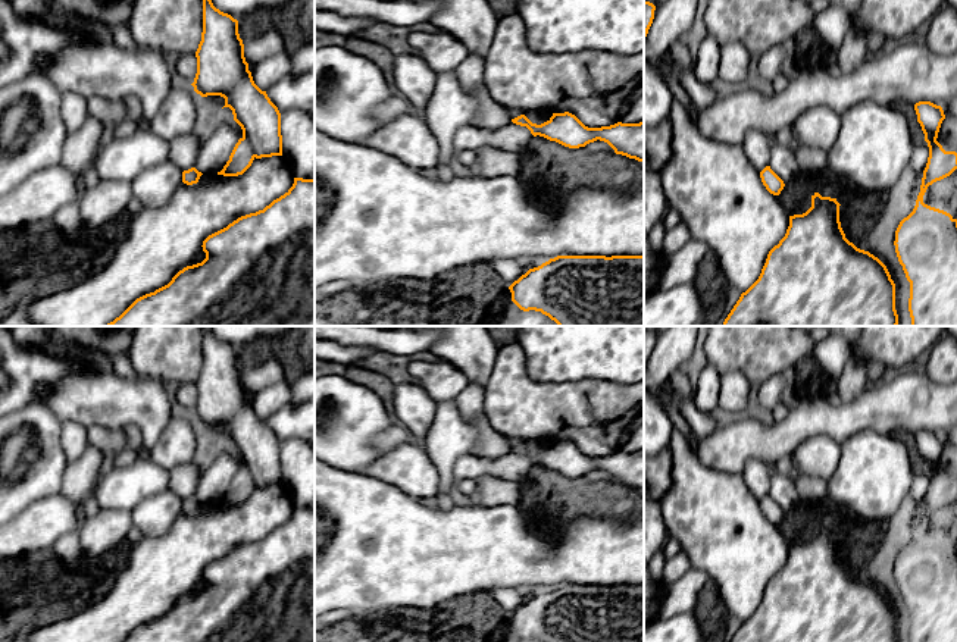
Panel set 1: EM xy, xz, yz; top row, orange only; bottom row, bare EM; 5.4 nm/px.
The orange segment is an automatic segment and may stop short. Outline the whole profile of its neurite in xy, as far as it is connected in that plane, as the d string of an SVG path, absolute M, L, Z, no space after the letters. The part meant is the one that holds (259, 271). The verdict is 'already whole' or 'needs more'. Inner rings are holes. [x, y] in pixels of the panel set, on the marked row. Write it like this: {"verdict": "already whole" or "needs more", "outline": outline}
{"verdict": "already whole", "outline": "M294 178L293 187L263 210L238 217L203 241L206 259L179 270L172 281L137 298L119 317L106 326L315 326L315 179Z"}

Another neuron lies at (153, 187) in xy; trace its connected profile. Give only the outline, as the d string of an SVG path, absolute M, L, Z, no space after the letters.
M169 160L143 170L132 179L134 197L147 207L160 207L169 201L182 182L182 170Z

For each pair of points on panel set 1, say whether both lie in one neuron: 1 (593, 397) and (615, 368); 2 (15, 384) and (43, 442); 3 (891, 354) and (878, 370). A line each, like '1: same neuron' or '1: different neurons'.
1: different neurons
2: different neurons
3: different neurons

